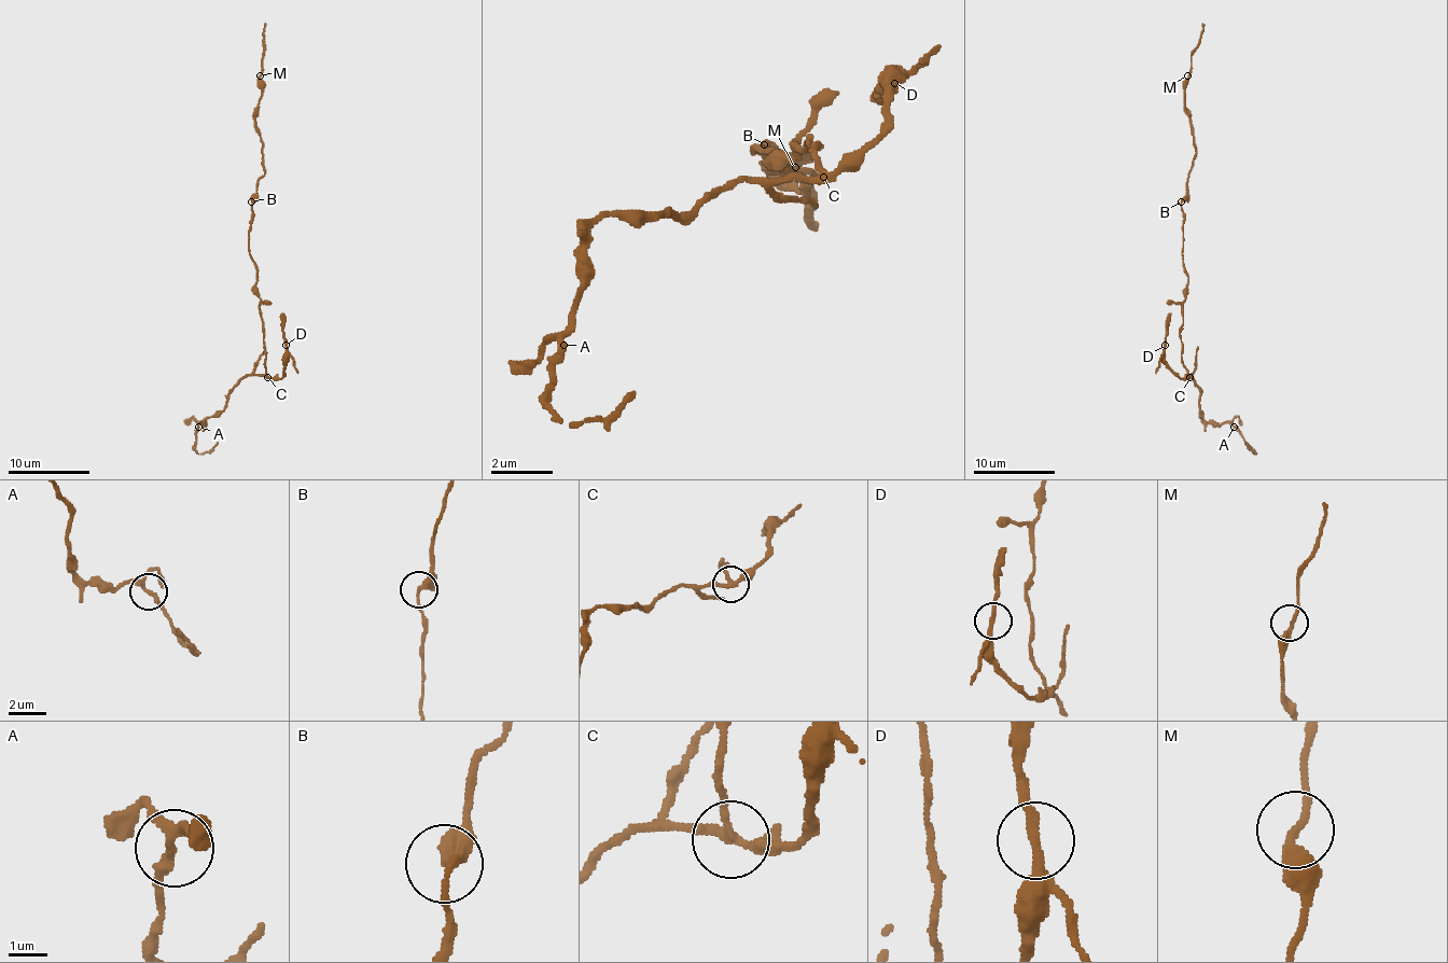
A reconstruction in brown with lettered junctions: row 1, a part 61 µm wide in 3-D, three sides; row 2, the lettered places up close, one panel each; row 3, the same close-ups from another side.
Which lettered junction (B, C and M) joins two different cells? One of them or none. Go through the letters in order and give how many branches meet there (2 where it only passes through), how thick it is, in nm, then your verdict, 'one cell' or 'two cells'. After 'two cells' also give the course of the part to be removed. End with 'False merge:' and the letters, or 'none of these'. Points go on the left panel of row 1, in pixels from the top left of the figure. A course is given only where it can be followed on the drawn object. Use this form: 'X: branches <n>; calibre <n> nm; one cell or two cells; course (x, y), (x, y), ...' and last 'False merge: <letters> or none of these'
B: branches 2; calibre 260 nm; one cell
C: branches 3; calibre 220 nm; two cells; course (267, 377), (246, 376), (233, 388), (227, 404), (200, 422), (195, 448), (207, 452), (217, 443)
M: branches 2; calibre 240 nm; one cell
False merge: C

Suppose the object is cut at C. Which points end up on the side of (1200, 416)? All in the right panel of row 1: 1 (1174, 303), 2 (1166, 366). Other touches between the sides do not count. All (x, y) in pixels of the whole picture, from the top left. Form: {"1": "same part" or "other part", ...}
{"1": "other part", "2": "same part"}

